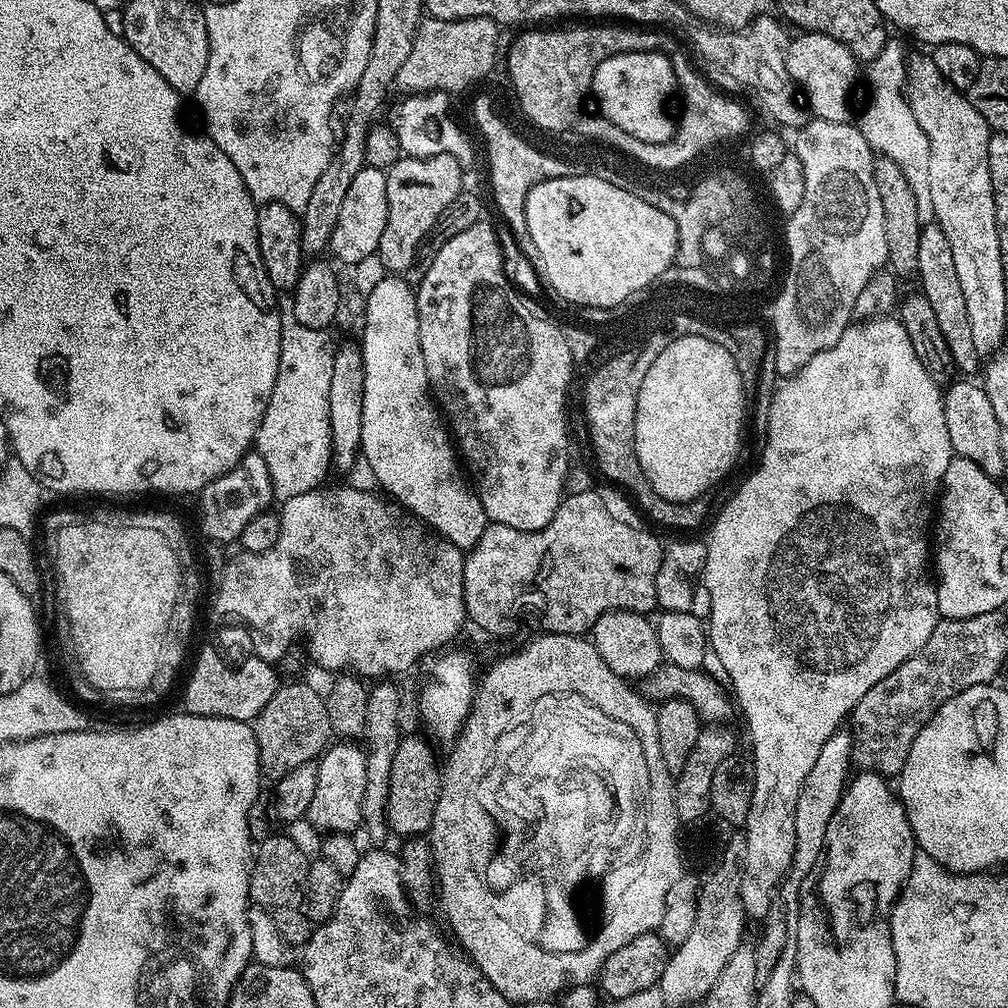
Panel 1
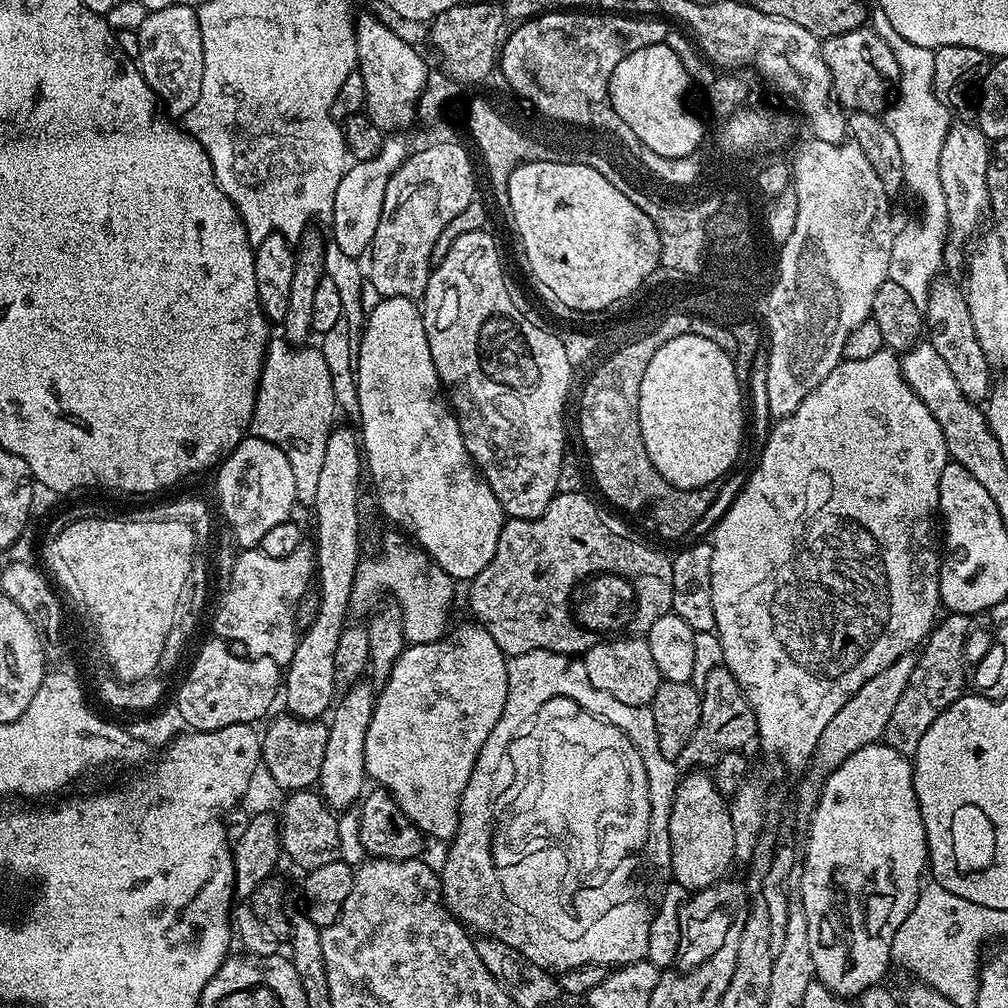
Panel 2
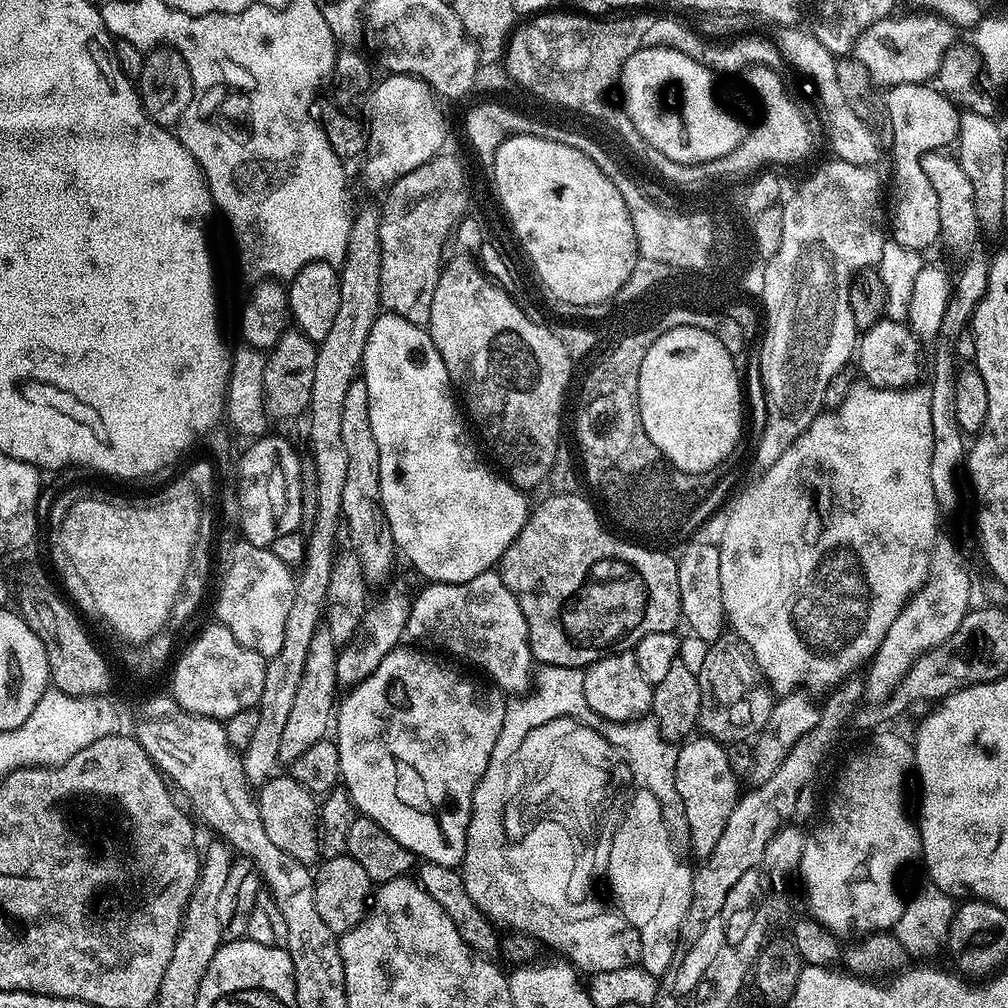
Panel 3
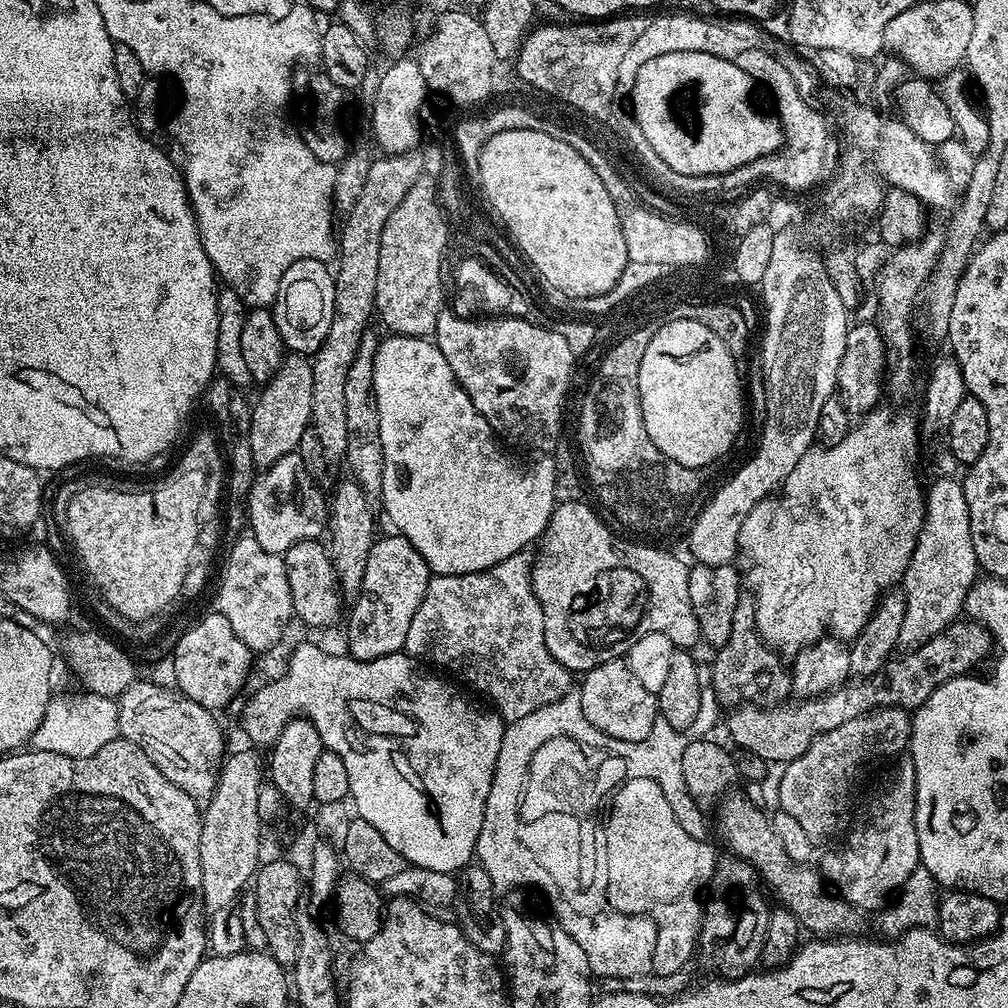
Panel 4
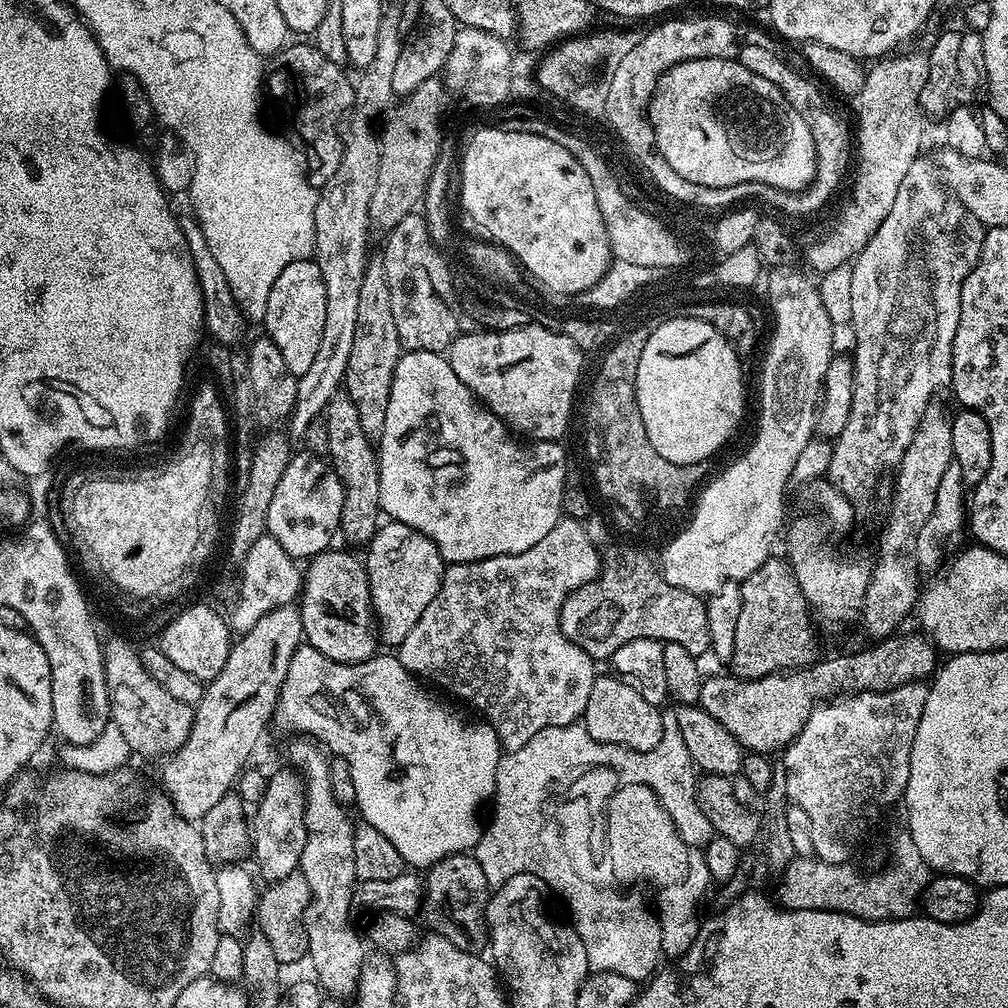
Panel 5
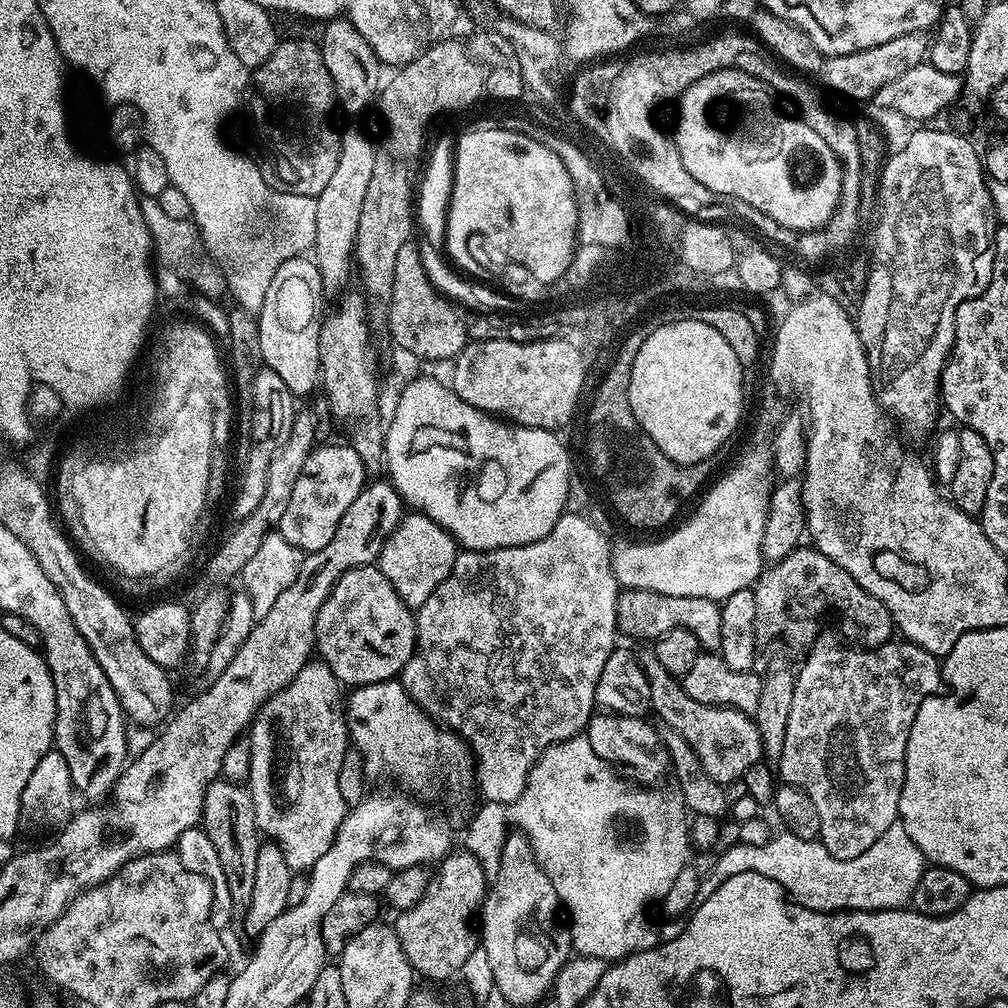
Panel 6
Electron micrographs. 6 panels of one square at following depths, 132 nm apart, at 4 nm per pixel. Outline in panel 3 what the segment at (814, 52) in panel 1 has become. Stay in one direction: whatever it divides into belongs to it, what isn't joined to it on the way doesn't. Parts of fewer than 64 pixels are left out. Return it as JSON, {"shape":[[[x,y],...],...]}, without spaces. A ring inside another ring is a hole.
{"shape":[[[925,12],[912,15],[916,16],[902,18],[891,16],[880,19],[878,22],[872,23],[857,37],[852,51],[853,59],[871,74],[871,80],[875,87],[887,90],[904,83],[920,84],[931,81],[935,77],[938,66],[941,65],[943,54],[949,49],[949,46],[955,43],[955,27],[944,17]]]}

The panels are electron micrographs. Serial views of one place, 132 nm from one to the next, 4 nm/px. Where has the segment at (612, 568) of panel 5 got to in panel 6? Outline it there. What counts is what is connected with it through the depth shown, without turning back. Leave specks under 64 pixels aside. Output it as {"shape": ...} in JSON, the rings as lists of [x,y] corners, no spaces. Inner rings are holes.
{"shape":[[[641,588],[621,591],[618,609],[618,628],[628,636],[655,642],[675,628],[685,628],[698,638],[701,649],[719,649],[722,642],[722,614],[720,604],[710,598],[693,596],[667,596],[657,592],[647,592]]]}

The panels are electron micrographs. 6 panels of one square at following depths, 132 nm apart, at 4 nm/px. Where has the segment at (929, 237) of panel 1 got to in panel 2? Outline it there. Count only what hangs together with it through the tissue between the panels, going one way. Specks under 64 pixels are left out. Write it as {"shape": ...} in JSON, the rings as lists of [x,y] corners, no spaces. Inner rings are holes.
{"shape":[[[944,274],[937,275],[930,286],[926,309],[926,340],[946,362],[954,382],[958,382],[958,390],[962,390],[968,400],[987,401],[994,387],[994,380],[993,377],[988,377],[990,365],[975,338],[965,289],[959,283],[956,285],[954,281],[947,280]]]}

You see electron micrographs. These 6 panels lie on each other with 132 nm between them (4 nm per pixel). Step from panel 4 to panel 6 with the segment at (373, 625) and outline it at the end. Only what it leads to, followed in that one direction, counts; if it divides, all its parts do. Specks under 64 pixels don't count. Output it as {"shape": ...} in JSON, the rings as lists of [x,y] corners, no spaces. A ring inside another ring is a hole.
{"shape":[[[409,511],[400,525],[386,538],[380,551],[378,567],[382,575],[394,586],[403,604],[418,610],[438,590],[438,586],[452,573],[458,555],[456,539],[438,522],[423,512]]]}

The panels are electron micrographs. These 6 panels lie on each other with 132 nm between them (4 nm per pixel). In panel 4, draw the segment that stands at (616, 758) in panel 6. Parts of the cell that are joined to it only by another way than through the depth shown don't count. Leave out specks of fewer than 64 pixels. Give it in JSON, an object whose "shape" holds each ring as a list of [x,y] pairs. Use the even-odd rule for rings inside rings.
{"shape":[[[623,659],[611,660],[599,664],[583,673],[584,680],[578,685],[582,714],[586,714],[586,722],[590,726],[598,726],[602,734],[610,738],[622,738],[622,742],[642,742],[654,730],[654,722],[658,719],[658,700],[634,674],[630,674],[627,663]]]}

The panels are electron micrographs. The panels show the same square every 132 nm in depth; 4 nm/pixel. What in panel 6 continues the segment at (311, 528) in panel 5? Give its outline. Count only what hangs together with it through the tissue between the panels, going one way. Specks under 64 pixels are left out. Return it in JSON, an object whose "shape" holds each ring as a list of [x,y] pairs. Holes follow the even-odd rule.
{"shape":[[[344,443],[320,447],[313,447],[306,458],[306,466],[302,466],[298,482],[294,482],[294,494],[290,494],[290,503],[286,506],[286,514],[282,514],[278,529],[286,542],[305,554],[322,550],[322,546],[334,538],[334,530],[338,530],[338,522],[342,522],[342,514],[350,510],[350,502],[358,498],[366,483],[362,458],[358,458],[351,446]]]}

